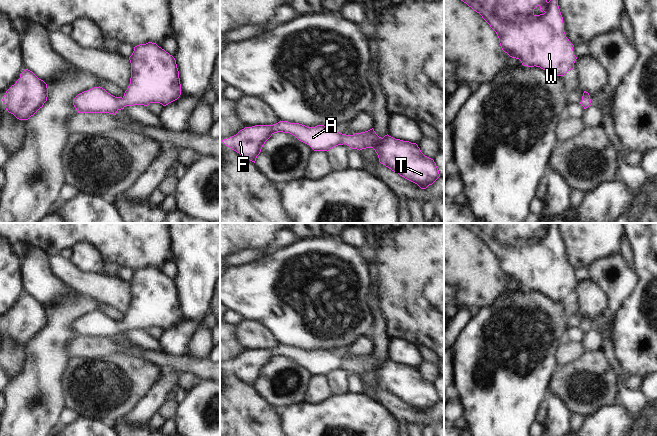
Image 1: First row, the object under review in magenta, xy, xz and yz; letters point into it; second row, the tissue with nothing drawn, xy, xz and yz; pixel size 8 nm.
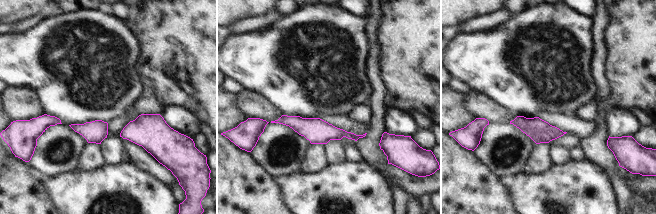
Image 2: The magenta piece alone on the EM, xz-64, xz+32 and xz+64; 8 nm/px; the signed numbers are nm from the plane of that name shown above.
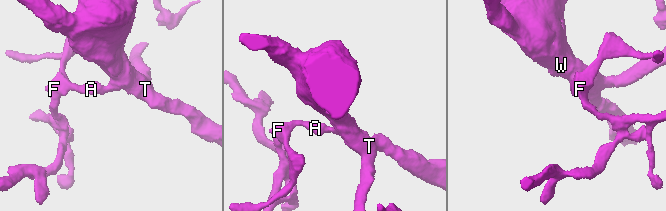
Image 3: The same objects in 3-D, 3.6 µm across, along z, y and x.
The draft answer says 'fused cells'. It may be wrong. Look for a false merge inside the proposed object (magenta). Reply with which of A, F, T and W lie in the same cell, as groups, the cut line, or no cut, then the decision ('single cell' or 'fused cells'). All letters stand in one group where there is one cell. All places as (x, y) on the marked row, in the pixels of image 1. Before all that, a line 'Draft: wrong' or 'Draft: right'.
Draft: wrong
A F T W | no cut | single cell

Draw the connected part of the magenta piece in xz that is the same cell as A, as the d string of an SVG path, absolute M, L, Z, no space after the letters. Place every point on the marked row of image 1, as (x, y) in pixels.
M280 121L273 125L245 127L222 142L255 163L265 142L277 132L292 134L314 151L328 152L331 148L343 144L359 151L373 148L381 164L417 184L421 189L426 189L440 177L434 160L425 156L416 143L395 139L388 134L381 138L373 128L346 135L324 125L307 127L299 123Z

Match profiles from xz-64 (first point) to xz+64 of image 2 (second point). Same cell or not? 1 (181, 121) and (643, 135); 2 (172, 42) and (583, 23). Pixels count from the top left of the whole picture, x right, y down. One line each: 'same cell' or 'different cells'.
1: different cells
2: different cells

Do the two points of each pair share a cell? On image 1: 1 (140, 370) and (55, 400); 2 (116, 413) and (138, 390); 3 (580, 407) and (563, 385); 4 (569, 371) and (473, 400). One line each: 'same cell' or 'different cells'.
1: different cells
2: same cell
3: same cell
4: different cells

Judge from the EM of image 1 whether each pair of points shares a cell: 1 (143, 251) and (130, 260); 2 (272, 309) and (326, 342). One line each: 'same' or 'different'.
1: same
2: same

